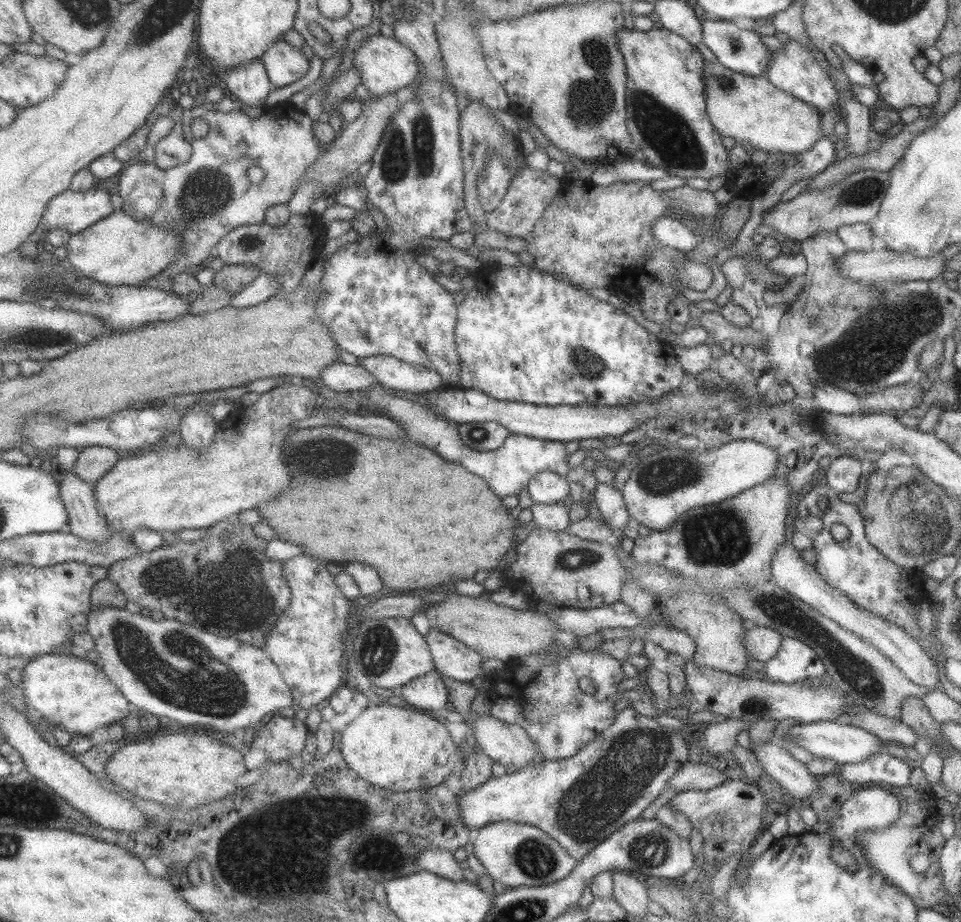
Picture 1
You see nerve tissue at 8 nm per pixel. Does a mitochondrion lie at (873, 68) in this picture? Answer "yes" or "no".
no

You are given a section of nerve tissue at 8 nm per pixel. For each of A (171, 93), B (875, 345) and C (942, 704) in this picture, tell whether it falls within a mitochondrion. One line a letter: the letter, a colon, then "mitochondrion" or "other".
A: other
B: mitochondrion
C: other

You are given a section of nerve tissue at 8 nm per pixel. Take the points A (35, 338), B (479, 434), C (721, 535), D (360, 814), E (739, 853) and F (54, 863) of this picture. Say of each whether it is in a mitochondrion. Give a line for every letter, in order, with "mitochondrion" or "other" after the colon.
A: mitochondrion
B: mitochondrion
C: mitochondrion
D: other
E: other
F: other

